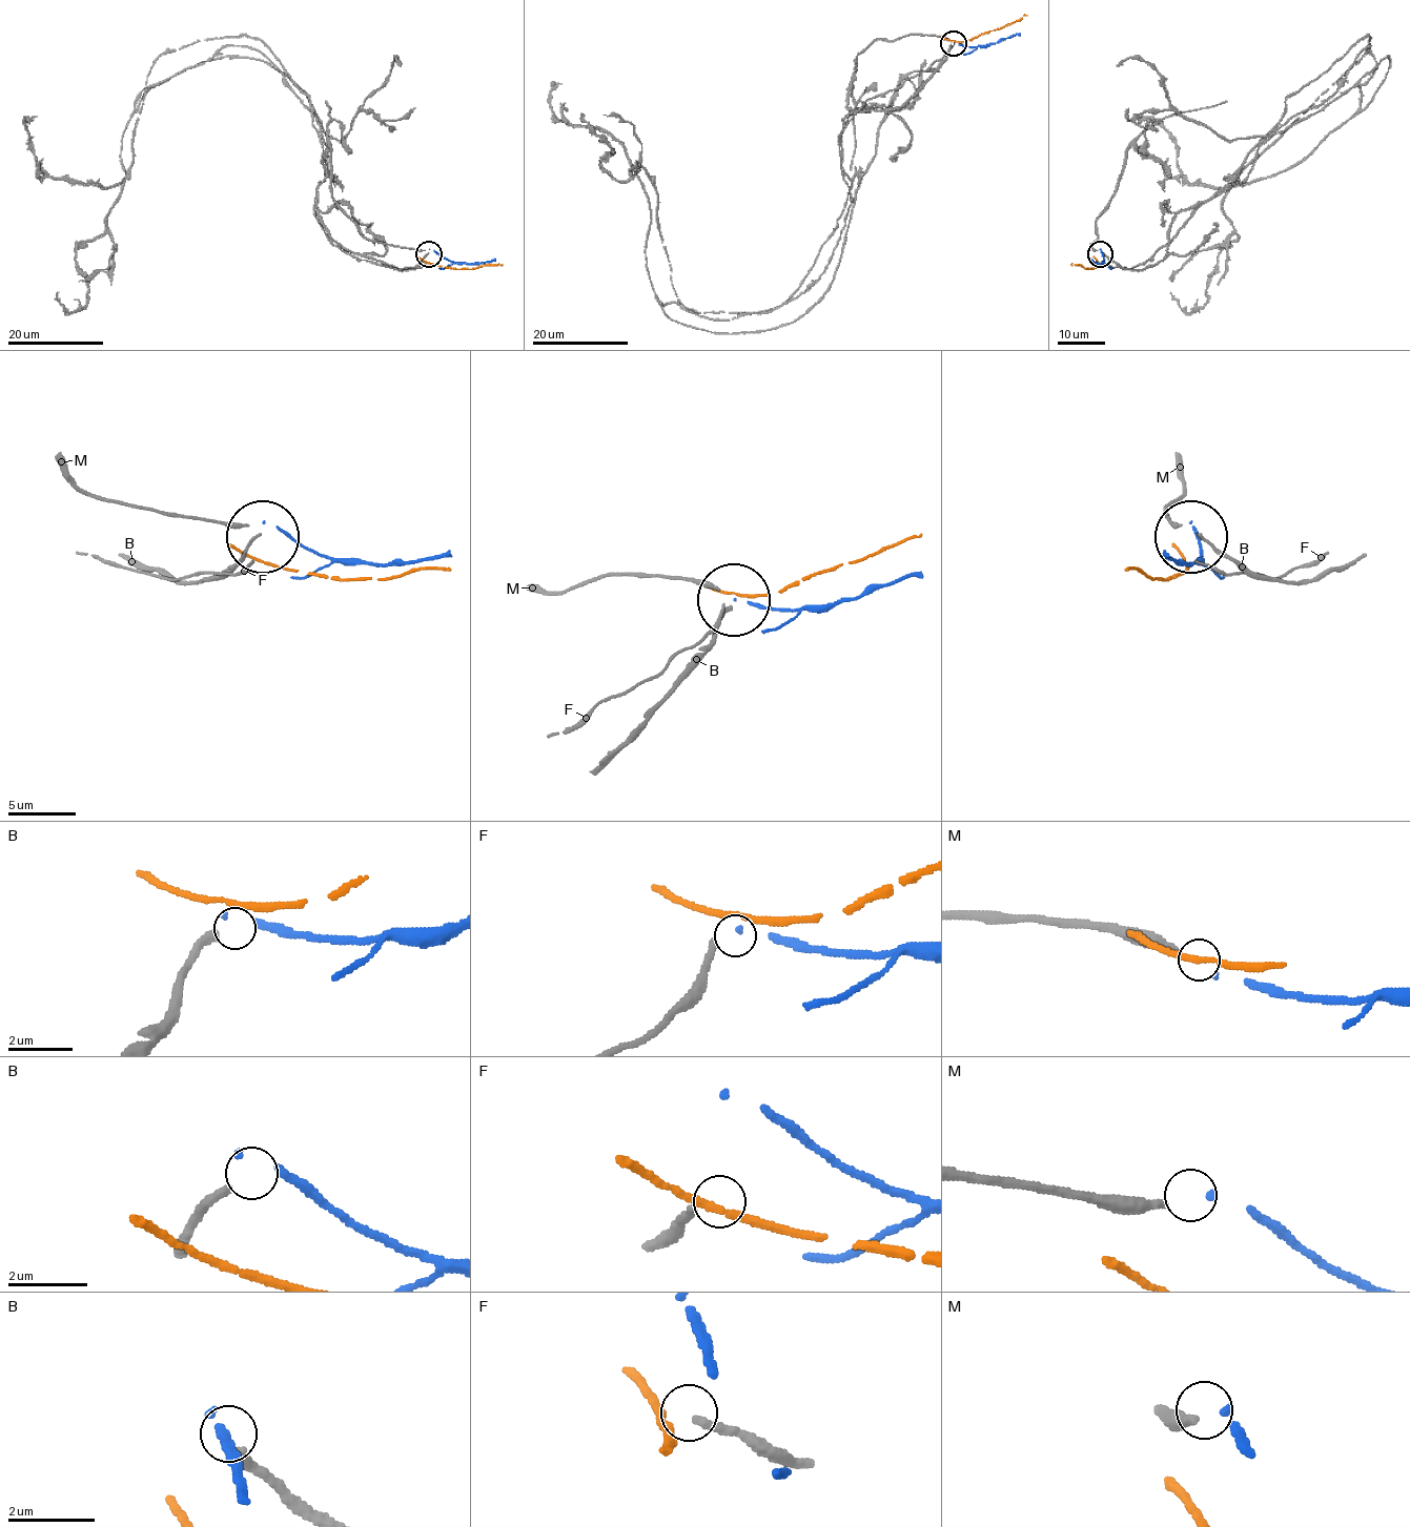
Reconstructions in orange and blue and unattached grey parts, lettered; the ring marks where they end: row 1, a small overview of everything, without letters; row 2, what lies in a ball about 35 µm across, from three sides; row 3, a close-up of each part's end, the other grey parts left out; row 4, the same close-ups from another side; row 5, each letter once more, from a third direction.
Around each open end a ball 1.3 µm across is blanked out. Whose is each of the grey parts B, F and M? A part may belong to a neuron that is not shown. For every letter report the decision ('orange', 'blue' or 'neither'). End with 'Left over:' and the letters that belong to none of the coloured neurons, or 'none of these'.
B: neither
F: neither
M: blue
Left over: B, F

